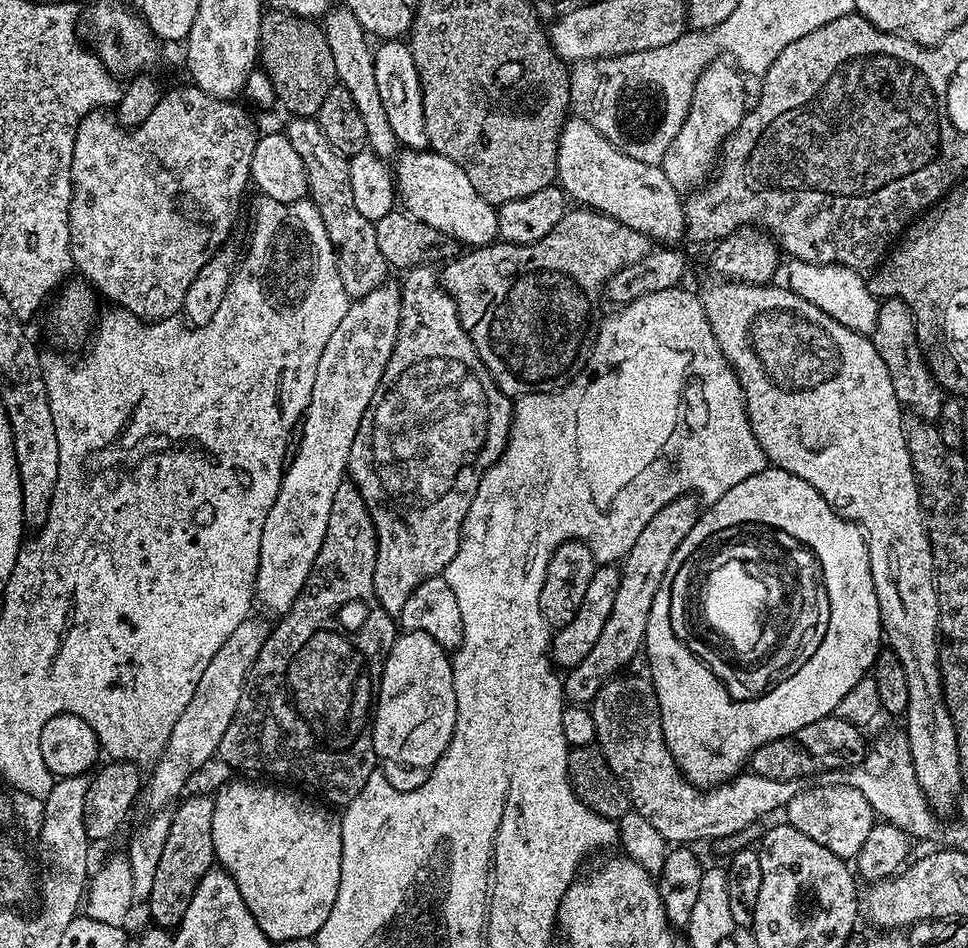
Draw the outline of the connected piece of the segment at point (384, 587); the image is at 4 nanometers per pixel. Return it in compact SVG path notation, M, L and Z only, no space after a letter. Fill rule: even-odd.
M404 370L391 371L385 375L382 391L370 412L373 435L369 436L368 431L361 430L354 440L348 459L347 475L364 499L378 537L374 590L380 605L393 618L399 617L400 611L406 606L406 598L414 594L419 584L426 582L426 578L441 575L454 558L460 545L464 519L476 497L480 478L504 453L514 419L513 401L499 388L490 396L488 412L484 412L482 416L472 414L468 408L464 408L466 404L462 398L438 396L434 398L434 412L430 414L428 410L418 410L416 406L422 406L418 398L410 398L408 402L404 402ZM416 424L426 426L426 430L412 430ZM369 444L378 448L394 448L394 454L400 448L404 450L404 458L388 458L388 452L375 452L367 446Z

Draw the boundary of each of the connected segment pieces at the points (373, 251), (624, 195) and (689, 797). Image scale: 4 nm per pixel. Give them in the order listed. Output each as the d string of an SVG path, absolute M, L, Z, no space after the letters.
M292 118L287 121L286 135L294 149L302 158L302 164L305 166L306 178L308 179L308 193L312 205L322 214L322 222L326 226L326 234L332 243L332 249L336 251L336 265L338 274L342 278L342 286L346 286L349 297L359 298L370 294L379 284L385 283L389 279L390 265L388 259L378 248L378 234L373 221L367 220L358 210L354 202L354 194L350 187L350 166L349 157L339 153L338 150L330 144L326 134L312 118Z
M583 118L565 119L564 126L560 129L560 138L556 146L556 175L559 187L563 188L571 199L573 196L577 205L614 218L653 241L676 242L672 240L685 235L684 200L676 193L679 192L677 185L673 184L664 173L663 167L660 164L638 162L638 158L630 158L622 154L622 150L615 148L605 136L598 134L598 130L594 130L594 126Z
M617 675L605 682L600 692L590 704L590 711L596 727L596 744L600 753L606 758L612 773L624 785L631 807L641 816L645 816L652 827L665 842L676 846L692 846L695 840L715 842L730 834L738 834L738 830L753 827L763 816L771 812L787 809L788 804L796 797L797 781L792 778L775 776L757 776L741 774L726 784L717 784L707 790L701 790L684 777L676 760L664 741L664 731L660 725L660 707L656 701L656 691L651 679L640 676Z

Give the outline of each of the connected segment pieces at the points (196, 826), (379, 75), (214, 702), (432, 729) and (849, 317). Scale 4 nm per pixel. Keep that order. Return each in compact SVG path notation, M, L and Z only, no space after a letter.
M208 795L192 796L189 800L183 800L179 801L180 809L172 816L172 829L166 838L166 846L162 846L162 858L154 873L154 888L150 890L147 902L151 923L167 930L175 929L179 925L198 882L214 864L214 799Z
M397 38L394 40L384 40L381 43L381 48L378 47L374 52L374 78L378 81L378 94L382 97L382 106L386 106L386 118L390 118L390 127L394 129L396 135L397 145L403 146L408 150L424 150L428 148L428 136L424 133L424 127L426 126L426 118L424 117L424 107L422 106L422 98L424 97L424 91L420 85L420 79L418 78L418 70L414 66L414 58L412 57L412 51L407 46L407 43L403 39Z
M255 618L244 620L238 626L238 630L234 630L234 634L230 634L230 638L222 642L222 650L218 650L218 654L214 654L214 658L210 660L210 666L206 666L206 674L202 674L198 682L198 690L194 690L194 698L182 712L182 718L174 722L168 745L151 769L152 781L149 784L147 781L146 794L148 790L148 800L156 807L153 809L167 809L164 807L181 795L179 792L183 790L184 783L211 756L215 757L219 753L222 734L226 734L238 710L238 702L244 693L245 684L248 683L248 673L251 672L252 664L258 658L269 635L269 625L266 626Z
M401 631L388 651L376 691L371 723L377 757L414 768L430 768L444 756L457 720L451 657L430 634Z
M791 261L789 263L789 288L800 297L806 298L814 306L818 306L836 321L848 329L858 333L871 335L876 329L877 316L880 313L879 299L868 288L867 279L857 269L842 267L841 264L814 264Z

